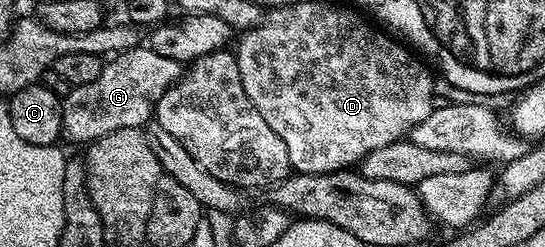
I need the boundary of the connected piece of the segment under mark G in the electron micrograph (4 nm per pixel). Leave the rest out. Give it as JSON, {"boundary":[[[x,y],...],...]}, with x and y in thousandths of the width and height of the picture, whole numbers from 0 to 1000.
{"boundary":[[[255,182],[242,194],[240,206],[228,206],[211,219],[189,267],[183,312],[161,344],[147,344],[134,356],[119,389],[117,429],[114,441],[114,538],[125,567],[136,579],[152,579],[163,587],[187,551],[218,530],[229,514],[261,514],[266,482],[284,462],[290,429],[290,401],[299,385],[317,336],[327,332],[338,300],[336,259],[325,255],[316,231],[297,231],[286,215],[273,182]]]}

